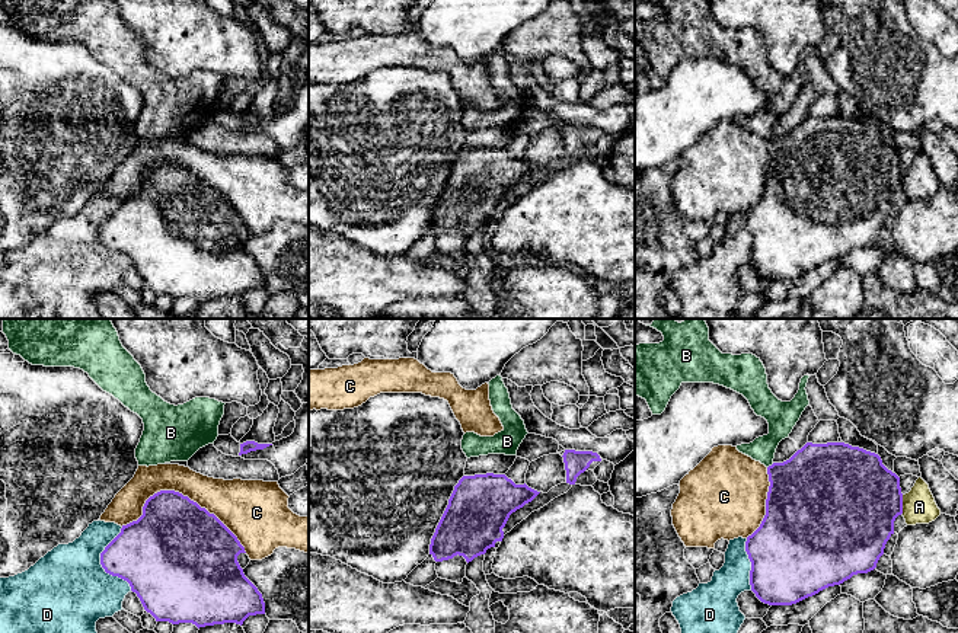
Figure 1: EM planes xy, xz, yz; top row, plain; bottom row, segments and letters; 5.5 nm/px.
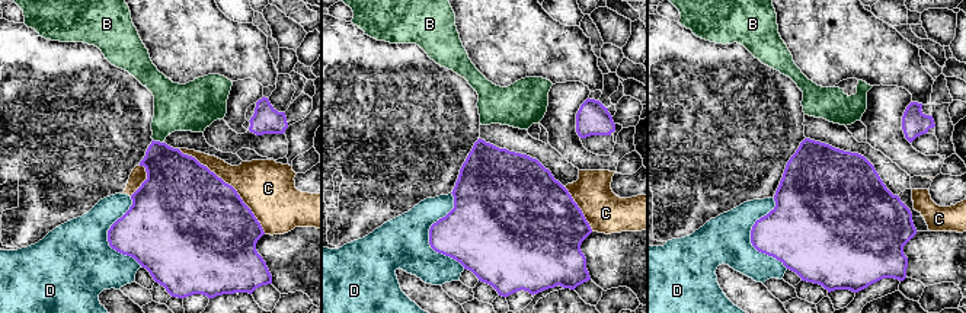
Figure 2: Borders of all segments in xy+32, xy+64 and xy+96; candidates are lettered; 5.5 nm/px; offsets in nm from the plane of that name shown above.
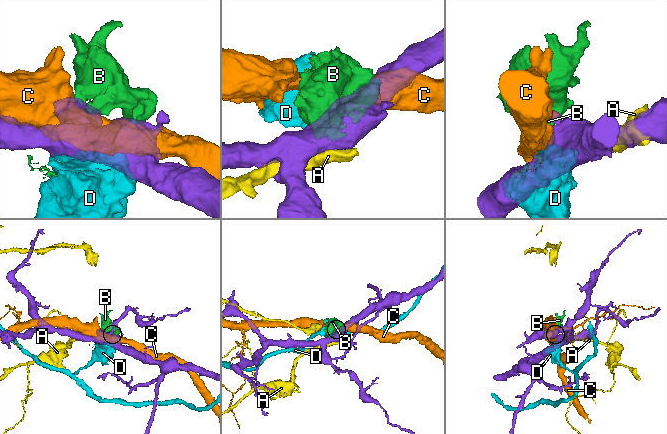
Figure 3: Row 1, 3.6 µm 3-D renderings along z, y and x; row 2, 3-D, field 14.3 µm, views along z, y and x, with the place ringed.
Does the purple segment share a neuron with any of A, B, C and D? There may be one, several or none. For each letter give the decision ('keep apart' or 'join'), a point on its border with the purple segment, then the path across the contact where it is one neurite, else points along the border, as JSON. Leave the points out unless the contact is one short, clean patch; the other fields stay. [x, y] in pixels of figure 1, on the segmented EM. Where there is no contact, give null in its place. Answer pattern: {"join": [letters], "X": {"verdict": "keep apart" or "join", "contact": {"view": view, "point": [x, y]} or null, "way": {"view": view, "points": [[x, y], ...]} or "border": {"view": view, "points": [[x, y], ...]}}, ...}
{"join": [], "A": {"verdict": "keep apart", "contact": {"view": "yz", "point": [901, 504]}}, "B": {"verdict": "keep apart", "contact": {"view": "yz", "point": [772, 464]}, "border": {"view": "yz", "points": [[773, 463], [768, 467]]}}, "C": {"verdict": "keep apart", "contact": {"view": "xy", "point": [181, 494]}}, "D": {"verdict": "keep apart", "contact": {"view": "xy", "point": [101, 563]}}}

